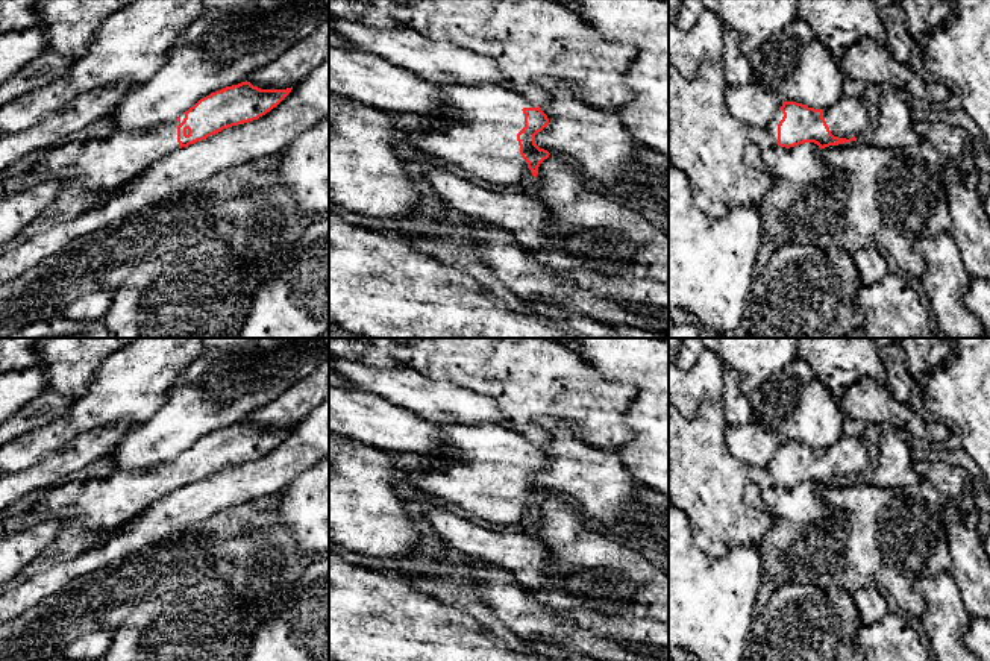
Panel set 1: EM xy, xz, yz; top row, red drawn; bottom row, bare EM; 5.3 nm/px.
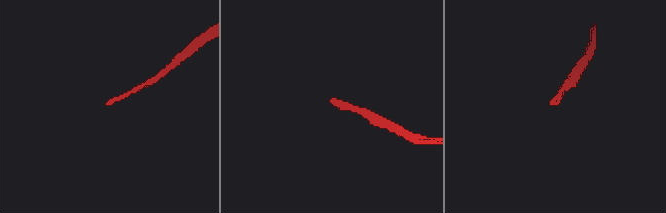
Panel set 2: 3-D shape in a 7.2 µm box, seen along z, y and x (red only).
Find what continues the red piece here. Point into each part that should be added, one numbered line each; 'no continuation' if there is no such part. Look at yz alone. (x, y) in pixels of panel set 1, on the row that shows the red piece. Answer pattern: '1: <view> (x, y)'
1: yz (846, 119)

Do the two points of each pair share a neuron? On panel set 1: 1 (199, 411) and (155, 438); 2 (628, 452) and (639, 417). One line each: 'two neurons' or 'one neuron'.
1: one neuron
2: one neuron

